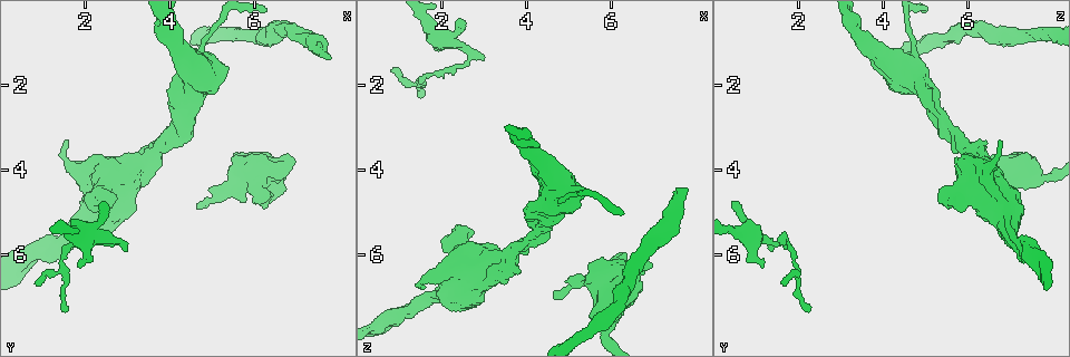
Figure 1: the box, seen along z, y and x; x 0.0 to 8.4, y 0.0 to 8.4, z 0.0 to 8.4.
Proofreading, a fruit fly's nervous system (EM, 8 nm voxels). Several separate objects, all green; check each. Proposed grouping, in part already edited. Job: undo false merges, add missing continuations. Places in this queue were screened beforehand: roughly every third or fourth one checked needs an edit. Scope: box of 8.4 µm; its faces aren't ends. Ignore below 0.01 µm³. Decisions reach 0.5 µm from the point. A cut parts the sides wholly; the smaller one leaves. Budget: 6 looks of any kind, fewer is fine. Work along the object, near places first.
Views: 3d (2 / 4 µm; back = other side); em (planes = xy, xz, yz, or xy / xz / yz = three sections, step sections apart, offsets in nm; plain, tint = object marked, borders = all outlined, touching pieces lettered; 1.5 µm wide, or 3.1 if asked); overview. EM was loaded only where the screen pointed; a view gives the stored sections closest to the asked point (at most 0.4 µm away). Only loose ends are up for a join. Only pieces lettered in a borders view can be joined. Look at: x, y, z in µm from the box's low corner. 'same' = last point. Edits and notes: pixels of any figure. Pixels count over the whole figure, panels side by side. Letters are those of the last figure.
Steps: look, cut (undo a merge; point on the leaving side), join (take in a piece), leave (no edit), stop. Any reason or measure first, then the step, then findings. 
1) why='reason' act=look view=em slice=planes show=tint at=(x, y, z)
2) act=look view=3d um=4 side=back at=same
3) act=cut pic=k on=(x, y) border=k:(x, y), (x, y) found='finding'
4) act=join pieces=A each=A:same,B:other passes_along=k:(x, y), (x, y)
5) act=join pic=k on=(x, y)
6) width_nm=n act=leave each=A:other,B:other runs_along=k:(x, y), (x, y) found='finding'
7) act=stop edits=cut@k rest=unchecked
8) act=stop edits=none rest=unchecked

why='free end' act=look view=em slice=planes show=borders at=(0.90, 6.70, 1.70)

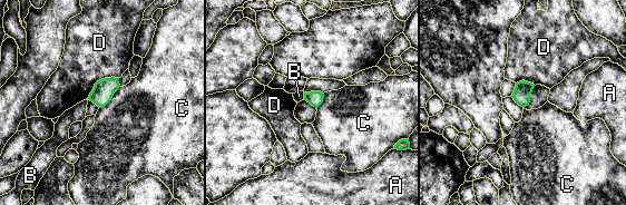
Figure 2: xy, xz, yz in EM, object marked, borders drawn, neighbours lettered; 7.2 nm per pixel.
act=leave each=A:other,B:other,C:other,D:other border=2:(119, 86), (113, 97), (99, 108) found='no lettered piece goes on from it'

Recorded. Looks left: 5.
why='free end' act=look view=3d um=2 at=(7.80, 1.35, 4.40)

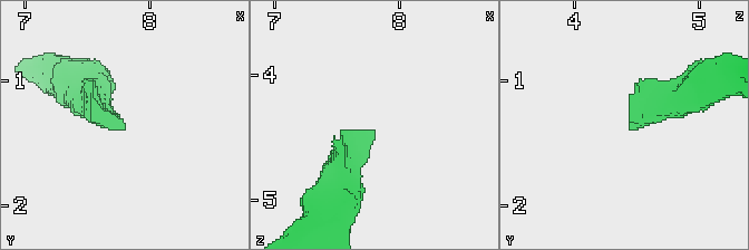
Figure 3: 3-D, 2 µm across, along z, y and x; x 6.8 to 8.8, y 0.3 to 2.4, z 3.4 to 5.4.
why='need the tissue' act=look view=em slice=planes show=borders at=(7.78, 1.36, 4.44)

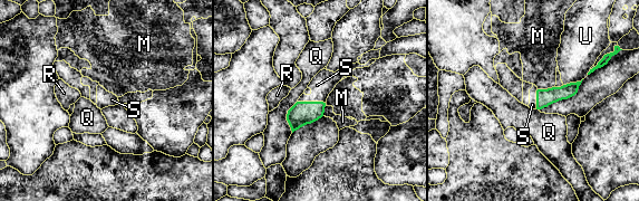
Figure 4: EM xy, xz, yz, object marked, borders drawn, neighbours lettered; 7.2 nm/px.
width_nm=130 act=join pieces=S each=M:other,Q:other,R:other,S:same,U:other passes_along=4:(302, 113), (312, 102), (322, 84) found='it goes on there'

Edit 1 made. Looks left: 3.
why='an open end' act=look view=3d um=4 at=(1.60, 3.35, 6.75)

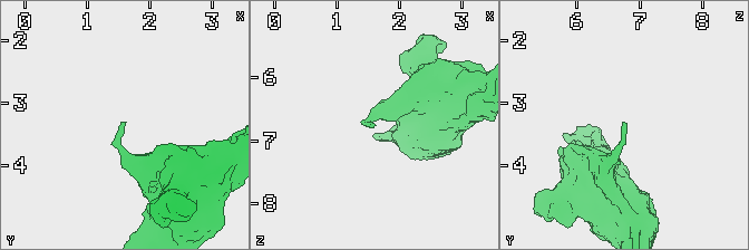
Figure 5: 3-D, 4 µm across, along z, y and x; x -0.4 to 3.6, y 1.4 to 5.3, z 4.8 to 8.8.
act=look view=em slice=planes show=tint at=(1.65, 3.25, 6.75)

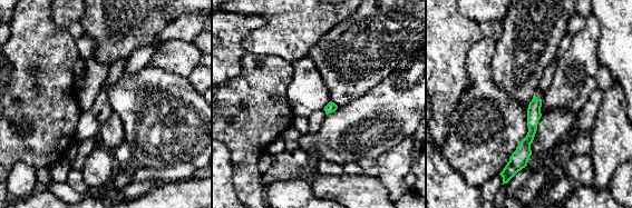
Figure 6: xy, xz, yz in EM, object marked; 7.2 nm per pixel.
act=look view=em slice=planes show=borders at=same

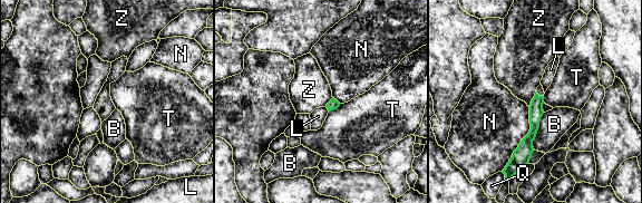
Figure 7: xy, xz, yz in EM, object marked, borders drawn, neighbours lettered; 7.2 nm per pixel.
act=leave each=B:other,L:other,N:other,Q:other,T:other,Z:other border=7:(529, 107), (529, 131), (511, 156) found='no lettered piece goes on from it'

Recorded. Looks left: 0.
act=stop edits=join@4 rest=unchecked

